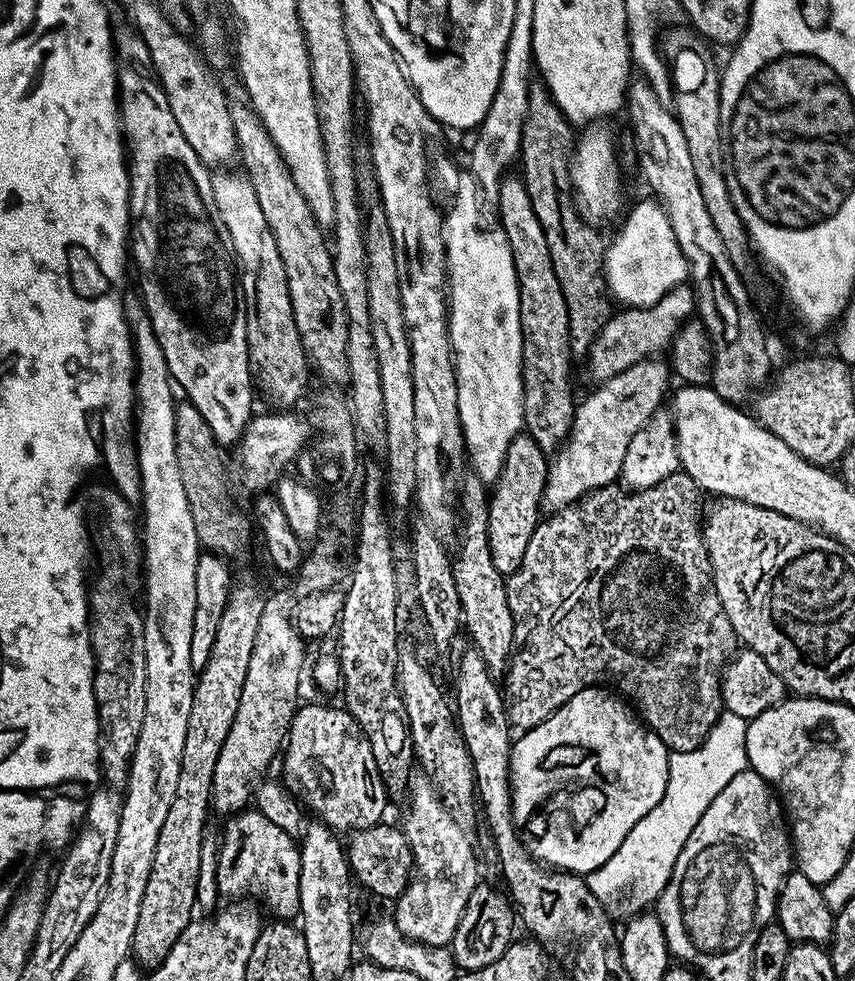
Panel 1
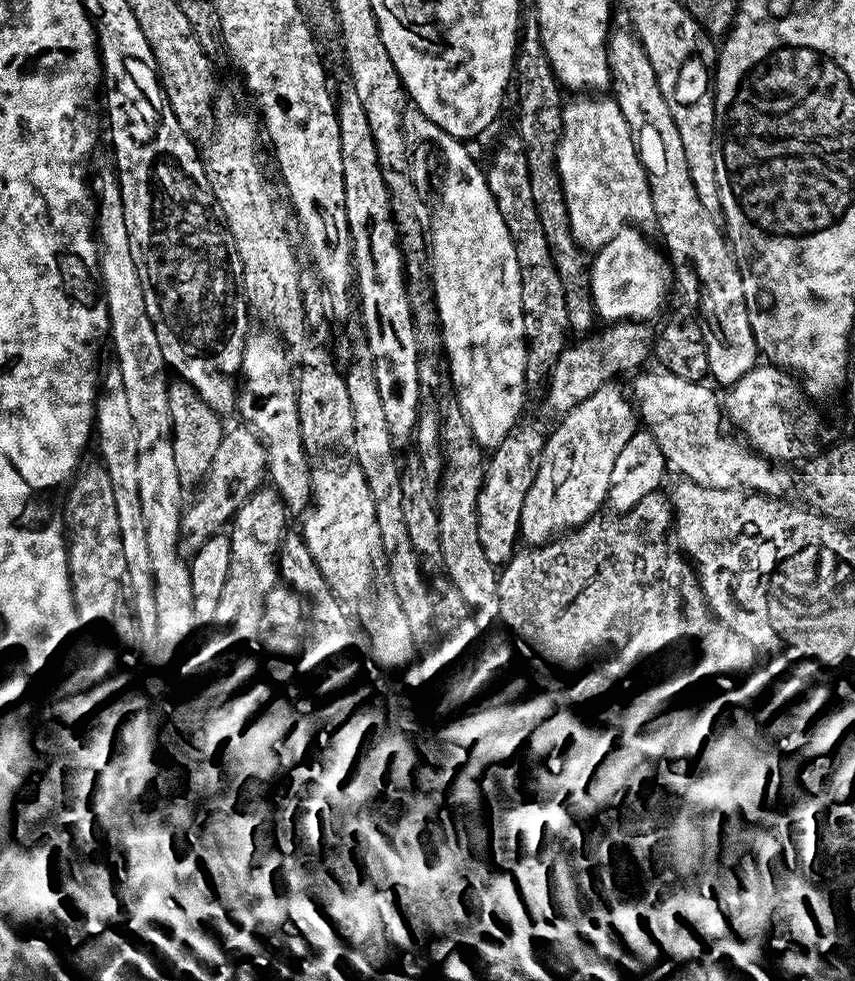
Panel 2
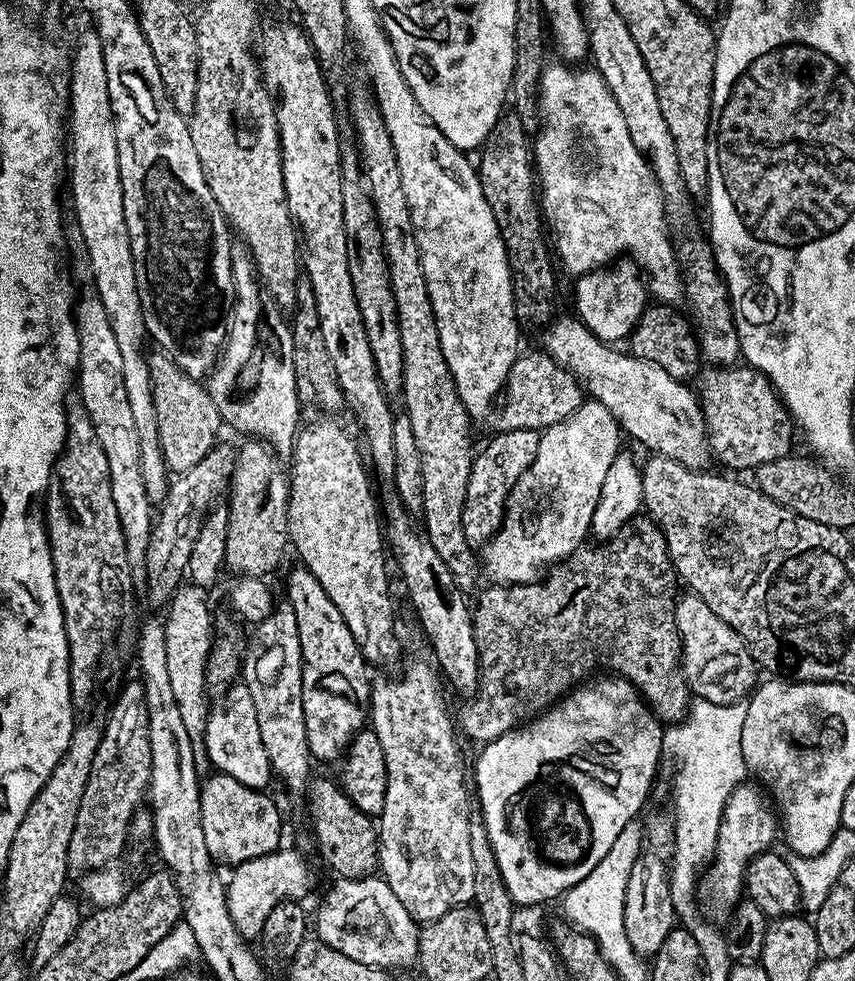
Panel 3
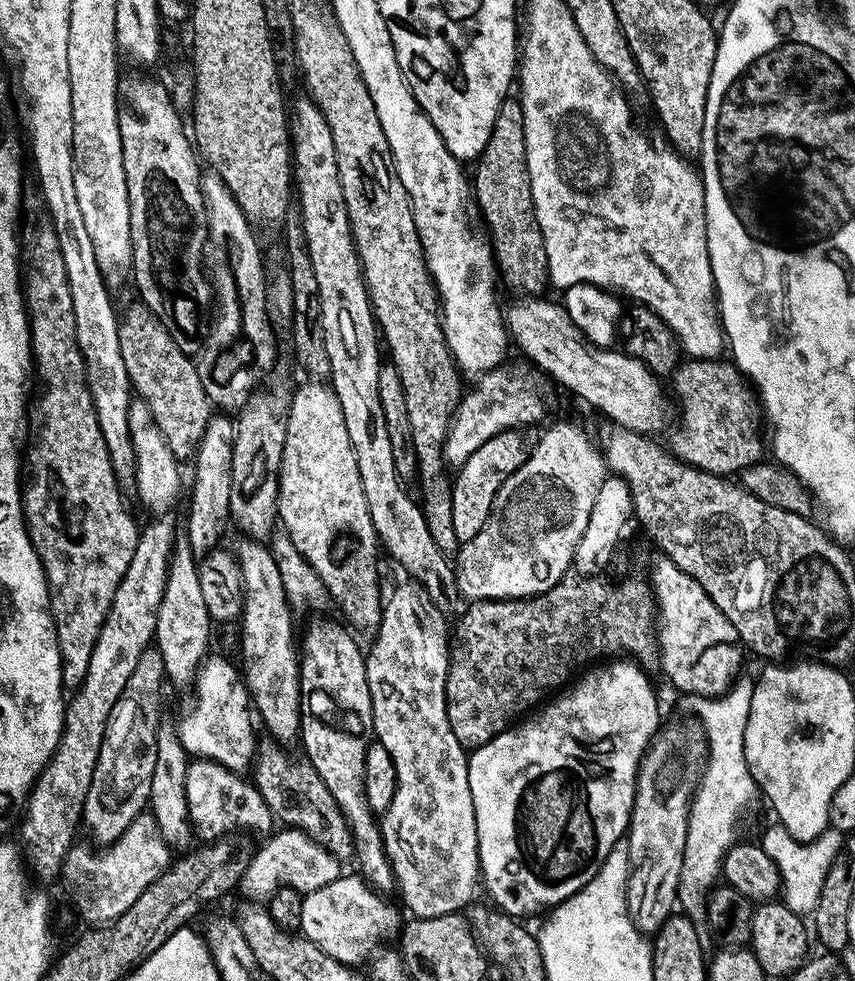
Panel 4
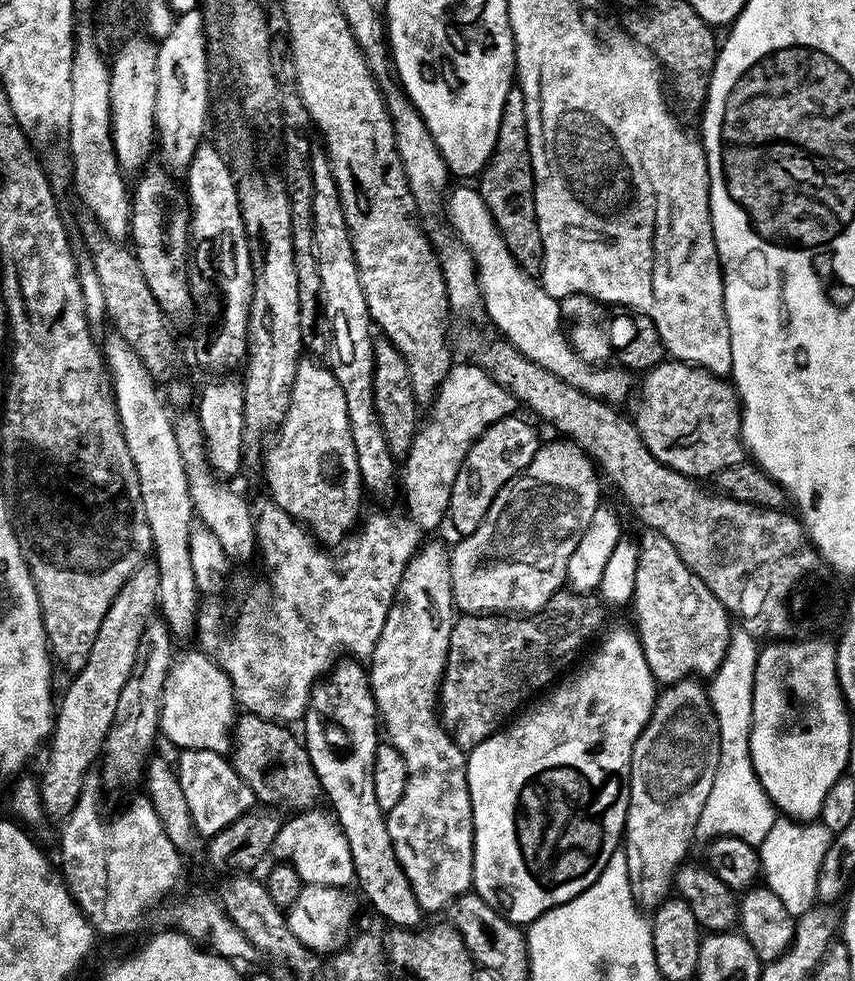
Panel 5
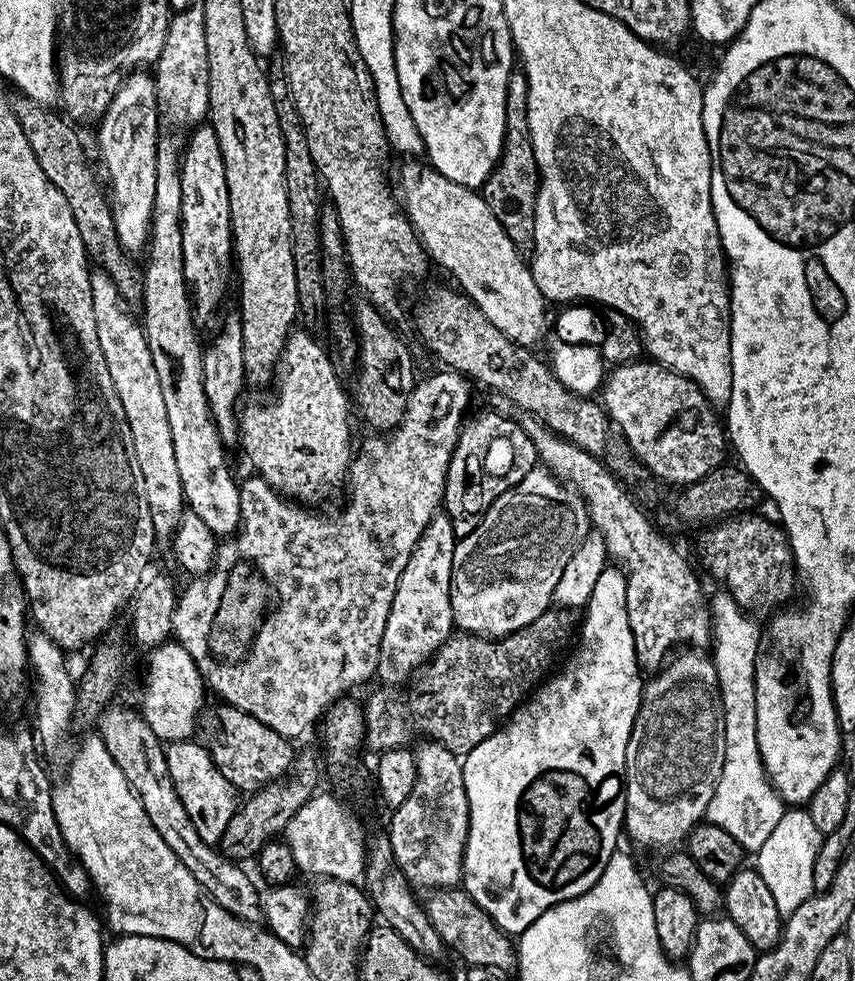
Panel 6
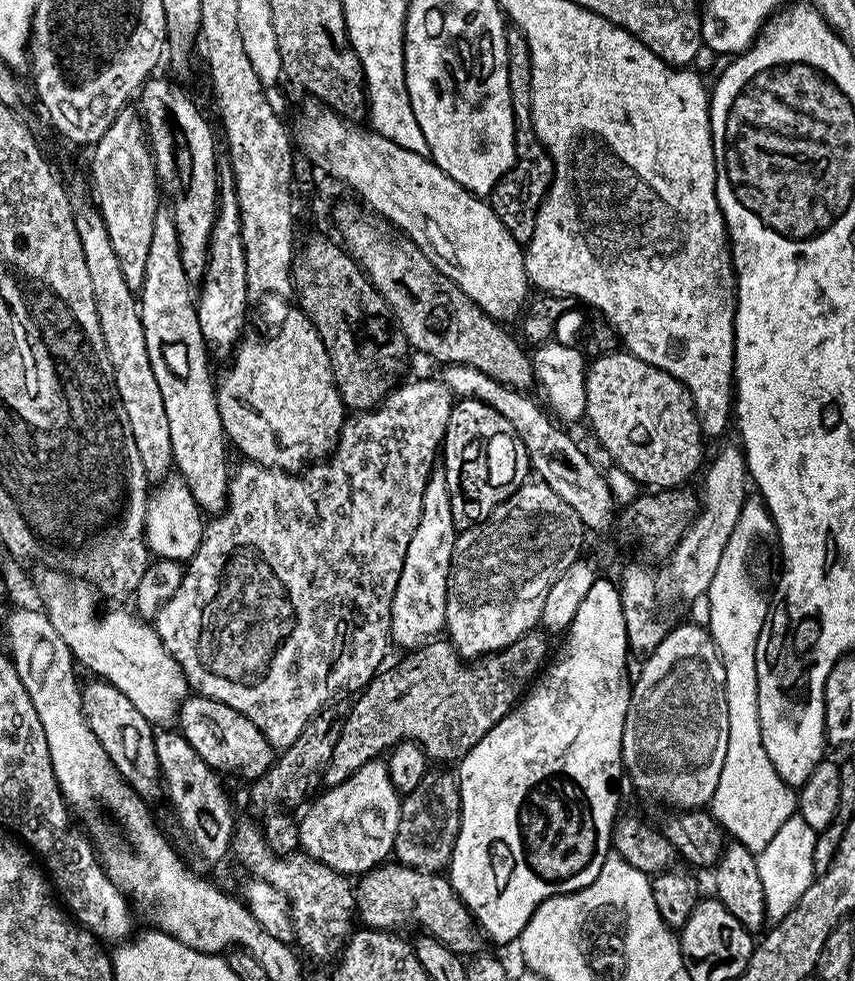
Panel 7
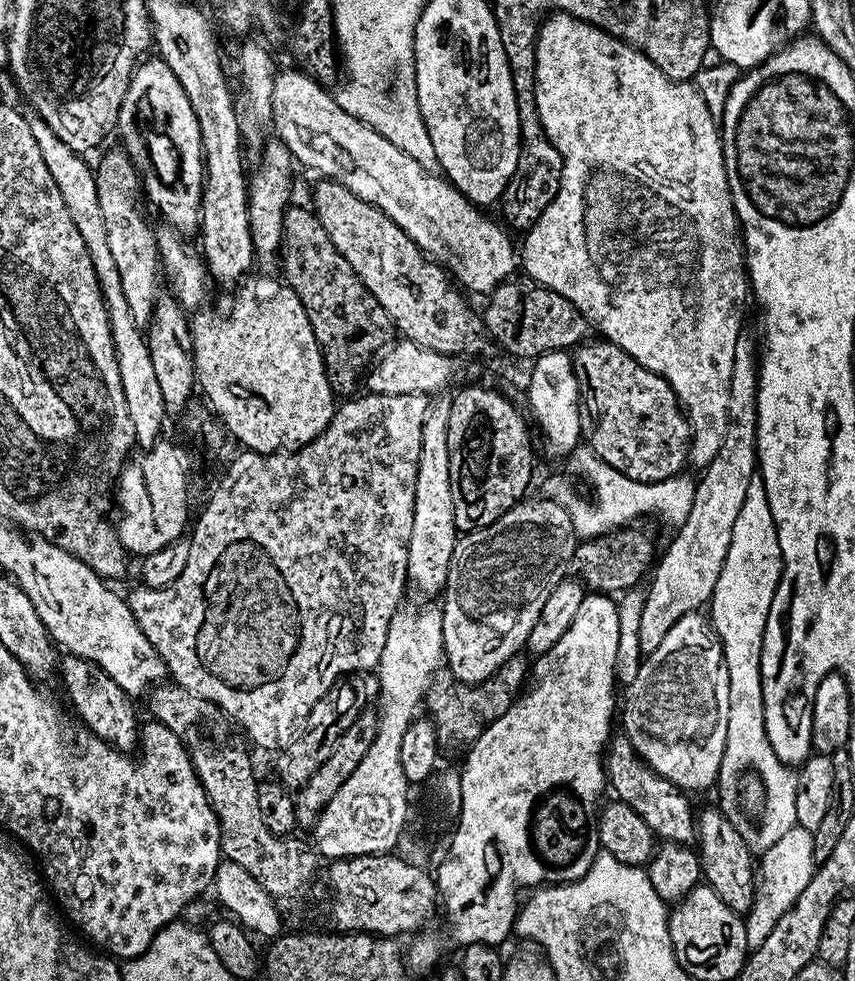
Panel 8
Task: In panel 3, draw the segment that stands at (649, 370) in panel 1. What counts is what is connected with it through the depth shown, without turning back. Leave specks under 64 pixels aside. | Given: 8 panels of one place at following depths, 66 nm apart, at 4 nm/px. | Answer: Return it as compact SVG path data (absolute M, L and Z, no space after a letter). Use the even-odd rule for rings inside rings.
M591 398L585 399L584 405L570 414L570 418L540 432L538 454L526 474L522 474L522 478L512 487L500 529L482 550L482 572L492 579L489 581L493 585L538 584L546 570L568 559L585 543L584 535L589 535L591 520L602 492L602 482L605 481L611 463L622 451L620 436L622 429L614 414L610 414L602 402Z

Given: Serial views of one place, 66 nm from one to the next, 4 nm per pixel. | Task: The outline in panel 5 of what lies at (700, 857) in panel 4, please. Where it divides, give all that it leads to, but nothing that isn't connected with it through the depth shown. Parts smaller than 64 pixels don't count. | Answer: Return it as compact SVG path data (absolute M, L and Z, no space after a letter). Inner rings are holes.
M743 630L733 631L724 660L716 675L707 685L708 700L718 722L720 731L720 757L718 774L714 774L714 786L710 786L710 798L702 806L699 831L708 838L737 836L747 844L758 846L778 817L772 800L762 790L762 782L754 774L750 754L750 734L752 733L752 691L754 690L754 670L758 641Z

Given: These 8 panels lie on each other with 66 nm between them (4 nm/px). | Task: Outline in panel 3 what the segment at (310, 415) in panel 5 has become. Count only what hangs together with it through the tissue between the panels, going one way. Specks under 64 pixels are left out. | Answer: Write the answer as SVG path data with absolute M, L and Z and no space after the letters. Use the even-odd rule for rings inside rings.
M316 420L313 424L305 423L303 427L296 433L295 449L290 459L293 468L290 468L290 487L288 490L288 539L291 547L296 548L296 552L300 555L299 563L310 570L310 574L314 574L314 578L318 578L318 582L322 586L322 590L326 590L326 594L330 598L330 602L334 602L334 606L338 606L338 610L342 614L342 618L346 622L346 626L350 626L350 634L354 634L354 642L360 648L364 659L369 665L388 664L391 660L396 660L400 656L400 640L396 637L396 616L392 613L392 596L388 593L388 568L384 565L384 556L386 560L386 540L382 535L382 516L378 511L378 500L372 497L372 488L368 485L368 476L364 473L365 461L362 459L362 452L356 449L354 441L348 437L348 432L336 420Z

